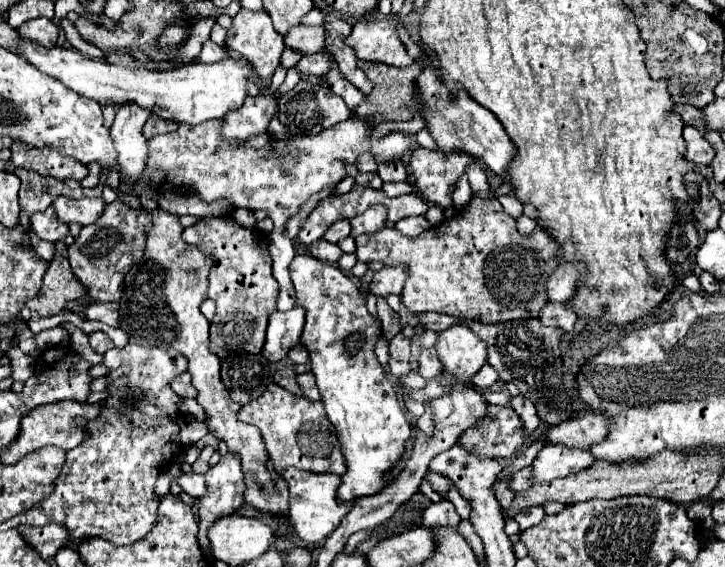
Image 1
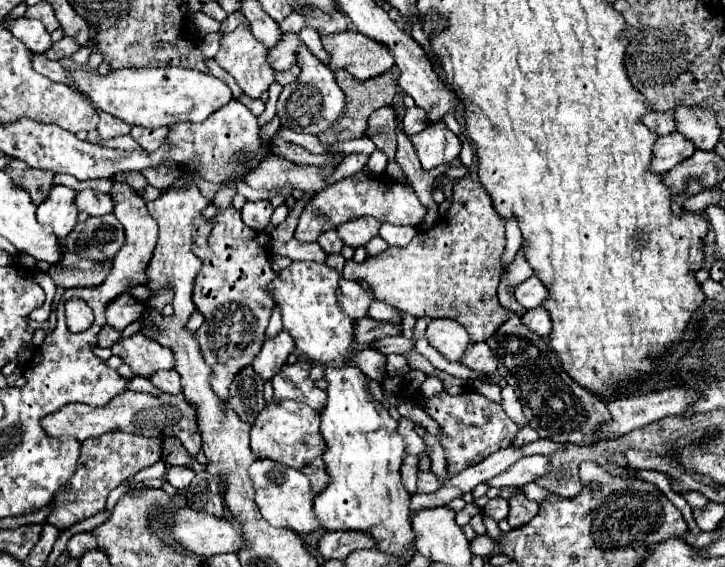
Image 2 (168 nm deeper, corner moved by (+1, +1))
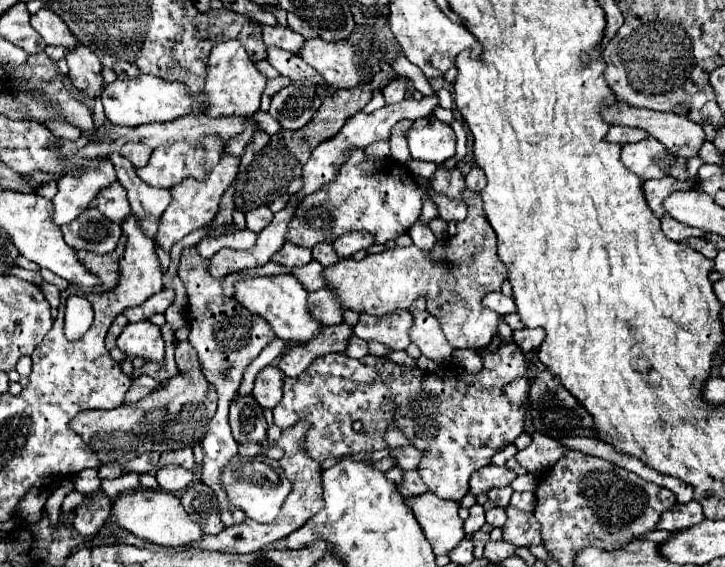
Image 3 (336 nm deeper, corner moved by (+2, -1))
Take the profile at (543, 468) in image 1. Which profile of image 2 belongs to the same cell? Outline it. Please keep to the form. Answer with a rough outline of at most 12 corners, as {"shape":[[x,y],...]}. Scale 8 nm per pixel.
{"shape":[[543,455],[521,457],[487,485],[523,487],[549,469]]}

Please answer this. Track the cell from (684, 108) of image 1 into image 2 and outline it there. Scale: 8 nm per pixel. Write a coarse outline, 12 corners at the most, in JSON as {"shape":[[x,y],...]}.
{"shape":[[673,111],[645,113],[641,117],[655,135],[675,131]]}

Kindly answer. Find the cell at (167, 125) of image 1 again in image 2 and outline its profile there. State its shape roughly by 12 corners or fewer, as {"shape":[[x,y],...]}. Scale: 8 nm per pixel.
{"shape":[[131,129],[131,137],[147,153],[161,147],[167,129]]}

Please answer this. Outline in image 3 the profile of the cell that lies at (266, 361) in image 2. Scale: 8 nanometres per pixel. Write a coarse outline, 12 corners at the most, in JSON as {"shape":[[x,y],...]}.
{"shape":[[274,365],[256,375],[252,395],[272,409],[282,399],[284,373]]}

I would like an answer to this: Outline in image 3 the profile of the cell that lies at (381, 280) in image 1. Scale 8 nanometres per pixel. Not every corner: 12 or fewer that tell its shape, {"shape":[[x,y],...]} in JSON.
{"shape":[[332,287],[308,295],[312,315],[324,325],[342,323],[344,307]]}

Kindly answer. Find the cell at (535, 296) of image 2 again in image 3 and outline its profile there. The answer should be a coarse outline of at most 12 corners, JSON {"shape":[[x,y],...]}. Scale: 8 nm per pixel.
{"shape":[[500,291],[488,293],[482,305],[506,315],[514,311],[514,299]]}

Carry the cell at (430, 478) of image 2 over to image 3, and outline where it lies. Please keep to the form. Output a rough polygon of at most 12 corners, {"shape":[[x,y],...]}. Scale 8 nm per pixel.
{"shape":[[406,471],[398,489],[404,497],[428,491],[418,471]]}

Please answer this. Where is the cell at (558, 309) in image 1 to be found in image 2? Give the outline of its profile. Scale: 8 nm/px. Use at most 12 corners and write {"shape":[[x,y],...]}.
{"shape":[[543,307],[529,309],[521,319],[529,331],[549,335],[551,317]]}

